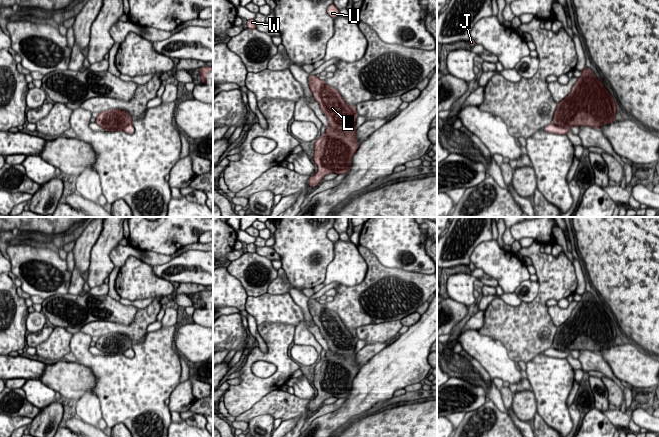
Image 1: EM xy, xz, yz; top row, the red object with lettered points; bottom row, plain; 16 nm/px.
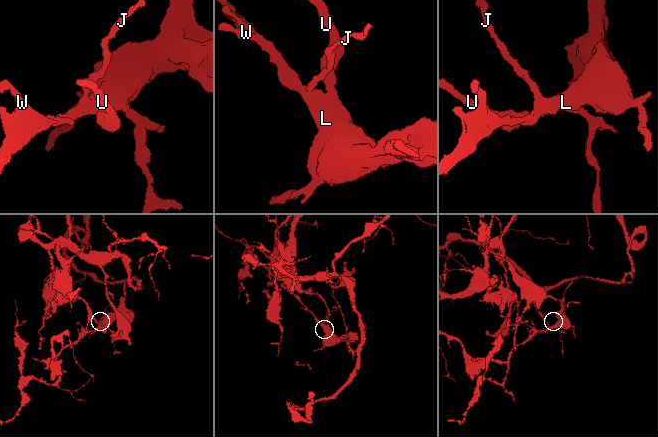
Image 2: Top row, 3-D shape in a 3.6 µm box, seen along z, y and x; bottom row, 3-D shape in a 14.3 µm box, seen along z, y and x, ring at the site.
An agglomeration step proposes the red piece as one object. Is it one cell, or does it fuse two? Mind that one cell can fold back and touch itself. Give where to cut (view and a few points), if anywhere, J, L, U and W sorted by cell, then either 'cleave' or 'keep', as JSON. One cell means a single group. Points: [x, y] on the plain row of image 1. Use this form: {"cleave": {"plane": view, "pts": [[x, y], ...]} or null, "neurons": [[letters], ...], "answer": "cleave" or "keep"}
{"cleave": null, "neurons": [["J", "L", "U", "W"]], "answer": "keep"}

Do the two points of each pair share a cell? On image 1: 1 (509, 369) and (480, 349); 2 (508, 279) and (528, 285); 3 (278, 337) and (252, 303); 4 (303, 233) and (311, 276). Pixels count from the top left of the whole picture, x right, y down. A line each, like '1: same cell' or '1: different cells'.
1: same cell
2: different cells
3: different cells
4: same cell

